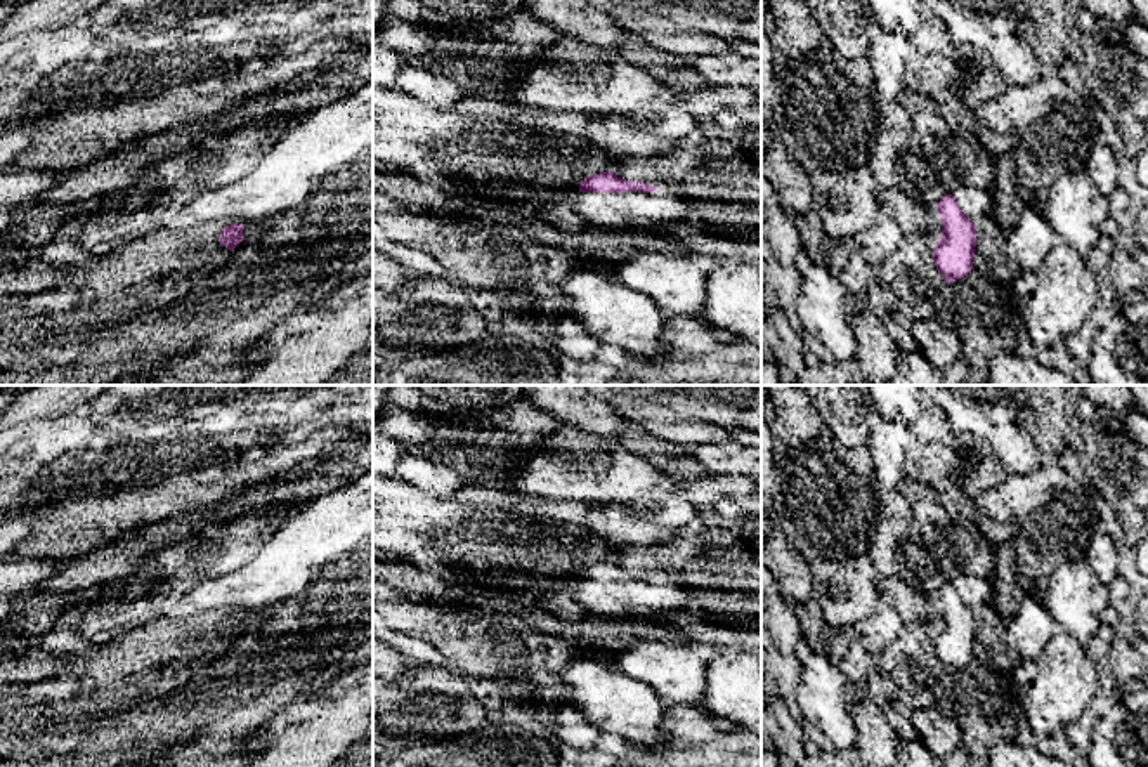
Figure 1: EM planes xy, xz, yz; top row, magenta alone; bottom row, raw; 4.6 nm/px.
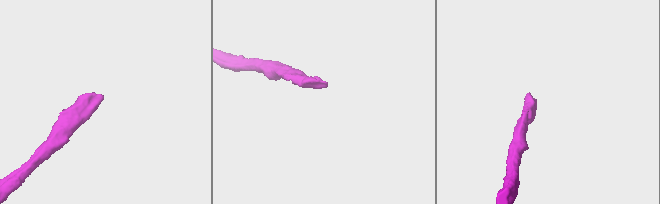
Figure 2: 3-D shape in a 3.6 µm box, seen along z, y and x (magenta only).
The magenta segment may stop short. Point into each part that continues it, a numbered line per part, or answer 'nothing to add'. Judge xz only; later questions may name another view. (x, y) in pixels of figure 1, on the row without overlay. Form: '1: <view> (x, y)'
1: xz (637, 599)

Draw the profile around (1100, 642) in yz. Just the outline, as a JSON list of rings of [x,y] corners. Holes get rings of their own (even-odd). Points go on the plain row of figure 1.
[[[1101,625],[1098,632],[1084,644],[1086,652],[1096,663],[1101,661],[1112,647],[1115,632],[1108,625]]]

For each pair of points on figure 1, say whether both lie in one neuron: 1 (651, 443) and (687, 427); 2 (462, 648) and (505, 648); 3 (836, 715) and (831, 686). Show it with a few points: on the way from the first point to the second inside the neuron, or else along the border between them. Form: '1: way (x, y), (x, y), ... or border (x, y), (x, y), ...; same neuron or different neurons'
1: border (630, 422), (658, 438), (687, 446); different neurons
2: way (472, 648), (495, 648); same neuron
3: way (831, 708), (831, 693); same neuron

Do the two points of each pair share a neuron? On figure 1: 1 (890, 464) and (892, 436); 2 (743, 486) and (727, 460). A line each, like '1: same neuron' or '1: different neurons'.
1: same neuron
2: different neurons

